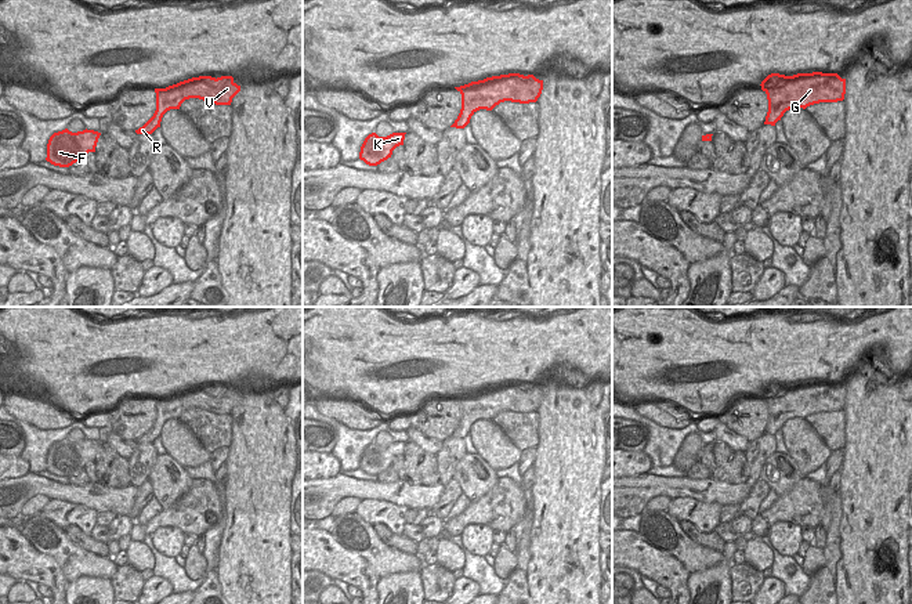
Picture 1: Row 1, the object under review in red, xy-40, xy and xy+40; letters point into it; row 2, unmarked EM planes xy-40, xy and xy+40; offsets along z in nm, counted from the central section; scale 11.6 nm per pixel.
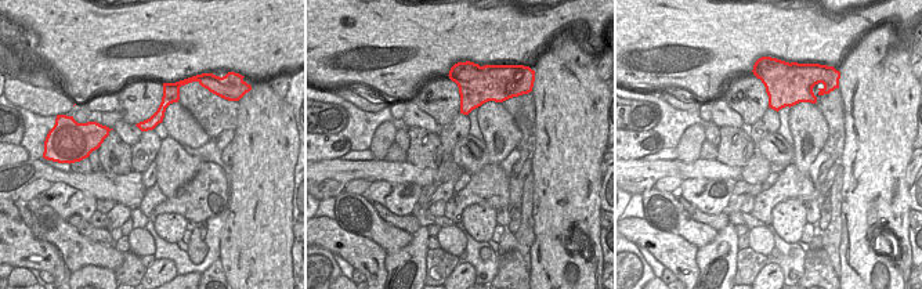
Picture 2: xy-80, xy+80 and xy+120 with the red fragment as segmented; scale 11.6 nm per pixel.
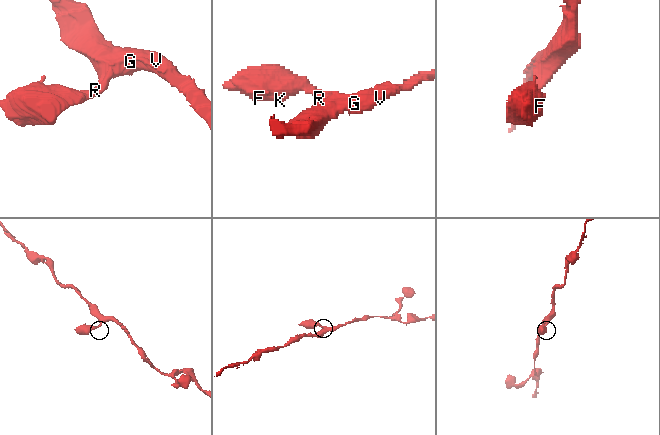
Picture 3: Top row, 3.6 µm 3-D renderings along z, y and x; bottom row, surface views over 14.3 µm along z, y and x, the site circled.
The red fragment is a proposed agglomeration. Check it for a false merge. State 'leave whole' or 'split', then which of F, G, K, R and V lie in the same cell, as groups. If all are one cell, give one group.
leave whole; groups F G K R V

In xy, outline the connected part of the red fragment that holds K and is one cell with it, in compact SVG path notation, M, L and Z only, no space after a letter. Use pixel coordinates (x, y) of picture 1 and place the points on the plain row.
M376 442L369 444L359 462L359 469L369 475L377 475L391 467L392 460L403 455L406 442L392 442L387 446L379 446Z

